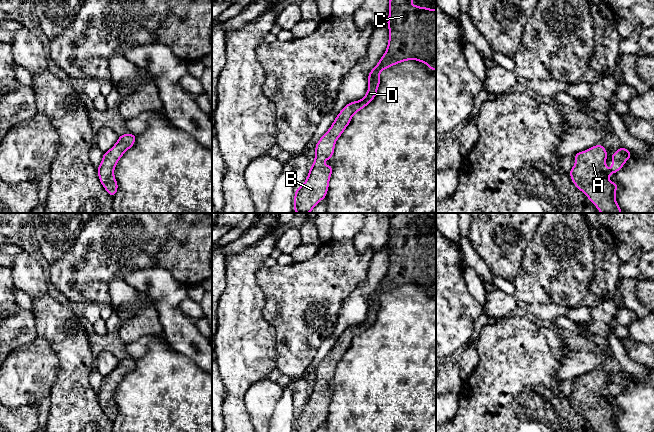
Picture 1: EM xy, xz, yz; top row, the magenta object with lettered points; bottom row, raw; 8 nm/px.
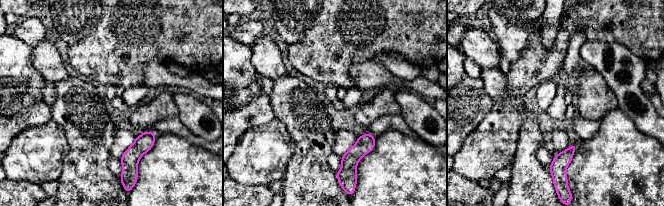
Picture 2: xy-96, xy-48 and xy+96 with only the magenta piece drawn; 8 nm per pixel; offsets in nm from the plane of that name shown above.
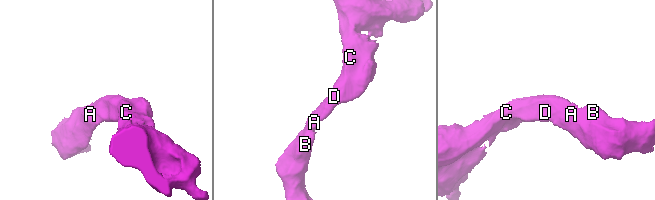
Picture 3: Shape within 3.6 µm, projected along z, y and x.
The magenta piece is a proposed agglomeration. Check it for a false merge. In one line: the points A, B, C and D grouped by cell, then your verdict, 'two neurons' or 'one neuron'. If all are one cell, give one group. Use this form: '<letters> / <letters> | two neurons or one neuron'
A B C D | one neuron

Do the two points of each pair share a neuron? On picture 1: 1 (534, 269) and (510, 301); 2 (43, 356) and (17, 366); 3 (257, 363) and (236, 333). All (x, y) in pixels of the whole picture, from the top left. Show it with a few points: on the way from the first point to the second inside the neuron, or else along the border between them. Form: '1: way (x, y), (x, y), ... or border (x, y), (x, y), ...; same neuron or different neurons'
1: border (513, 295), (518, 300); different neurons
2: way (37, 362), (33, 366), (23, 366); same neuron
3: way (250, 356), (245, 351), (245, 345), (240, 340); same neuron

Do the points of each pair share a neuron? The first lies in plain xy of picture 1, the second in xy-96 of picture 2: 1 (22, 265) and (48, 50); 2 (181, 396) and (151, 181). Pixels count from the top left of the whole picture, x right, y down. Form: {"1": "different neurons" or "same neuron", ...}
{"1": "same neuron", "2": "same neuron"}

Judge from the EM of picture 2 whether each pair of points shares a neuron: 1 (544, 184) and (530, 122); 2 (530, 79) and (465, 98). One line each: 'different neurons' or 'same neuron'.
1: same neuron
2: different neurons

